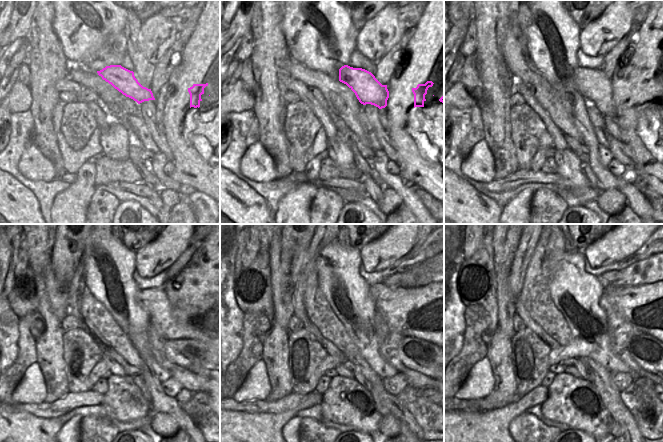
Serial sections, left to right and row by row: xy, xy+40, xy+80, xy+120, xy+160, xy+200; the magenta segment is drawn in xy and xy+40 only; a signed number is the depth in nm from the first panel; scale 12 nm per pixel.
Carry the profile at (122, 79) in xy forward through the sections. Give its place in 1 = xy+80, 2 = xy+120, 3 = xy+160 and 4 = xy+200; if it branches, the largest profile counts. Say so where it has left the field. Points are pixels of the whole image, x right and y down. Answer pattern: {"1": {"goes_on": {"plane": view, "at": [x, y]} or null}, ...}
{"1": {"goes_on": {"plane": "xy+80", "at": [592, 83]}}, "2": {"goes_on": {"plane": "xy+120", "at": [155, 301]}}, "3": {"goes_on": {"plane": "xy+160", "at": [418, 322]}}, "4": {"goes_on": {"plane": "xy+200", "at": [646, 324]}}}

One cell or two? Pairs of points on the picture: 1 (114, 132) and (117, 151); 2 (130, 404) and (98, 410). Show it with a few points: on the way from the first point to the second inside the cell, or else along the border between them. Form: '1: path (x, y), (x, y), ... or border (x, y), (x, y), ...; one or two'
1: path (115, 137), (115, 146); one
2: border (101, 405), (104, 409), (105, 417); two

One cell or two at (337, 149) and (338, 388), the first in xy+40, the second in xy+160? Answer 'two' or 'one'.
one

